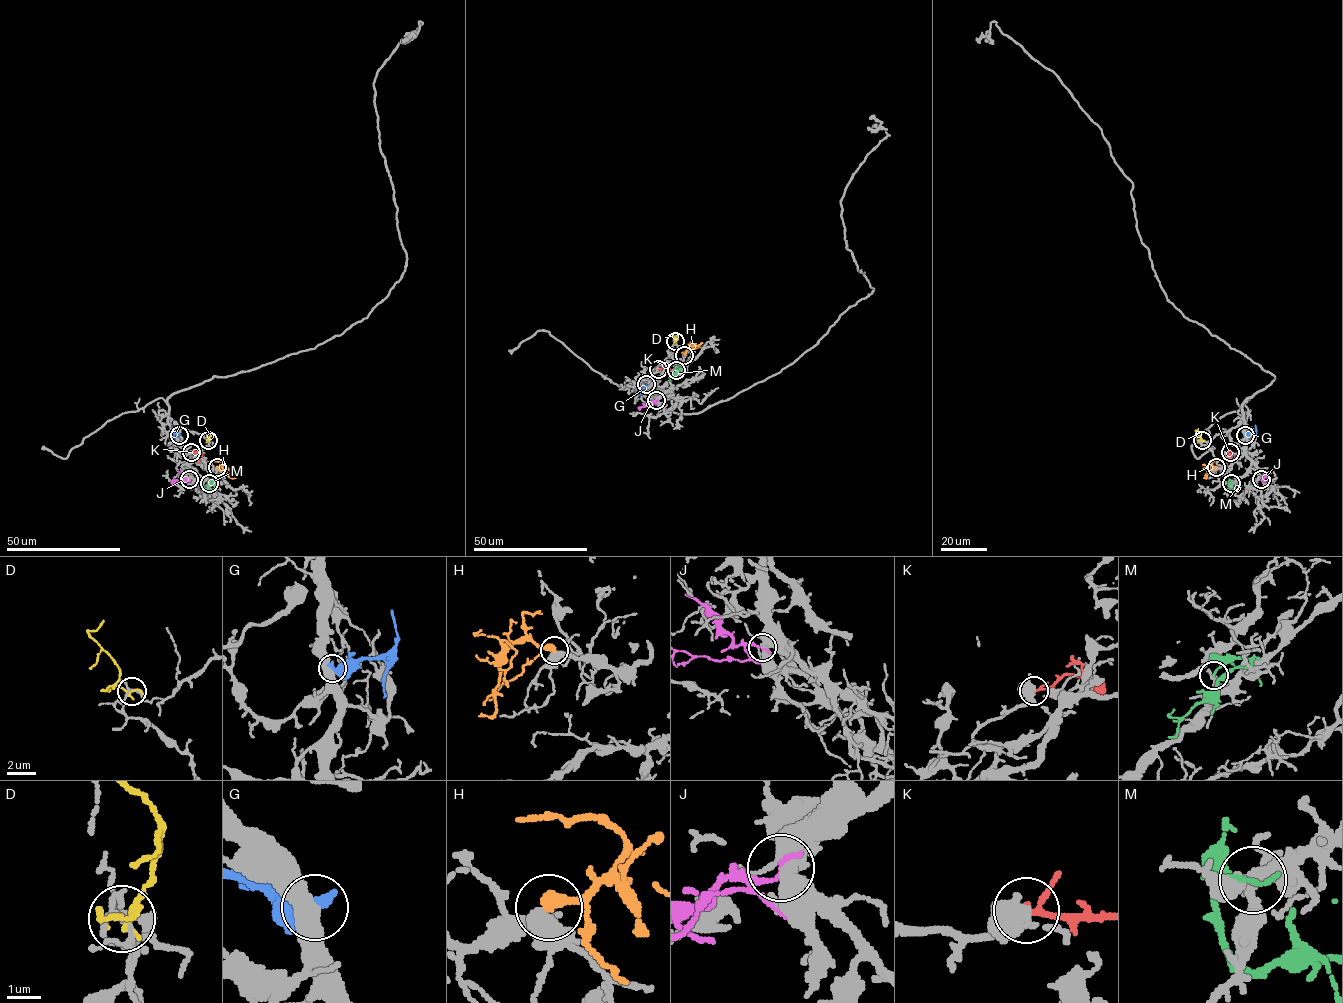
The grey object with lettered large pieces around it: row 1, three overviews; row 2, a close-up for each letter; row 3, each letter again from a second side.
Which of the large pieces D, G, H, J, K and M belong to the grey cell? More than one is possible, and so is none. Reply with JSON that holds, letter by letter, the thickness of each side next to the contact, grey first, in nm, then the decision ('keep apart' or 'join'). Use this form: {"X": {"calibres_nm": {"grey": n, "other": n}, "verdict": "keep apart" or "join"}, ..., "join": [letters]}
{"D": {"calibres_nm": {"grey": 130, "other": 200}, "verdict": "keep apart"}, "G": {"calibres_nm": {"grey": 500, "other": 480}, "verdict": "keep apart"}, "H": {"calibres_nm": {"grey": 440, "other": 400}, "verdict": "join"}, "J": {"calibres_nm": {"grey": 360, "other": 180}, "verdict": "keep apart"}, "K": {"calibres_nm": {"grey": 420, "other": 150}, "verdict": "keep apart"}, "M": {"calibres_nm": {"grey": 120, "other": 150}, "verdict": "keep apart"}, "join": ["H"]}

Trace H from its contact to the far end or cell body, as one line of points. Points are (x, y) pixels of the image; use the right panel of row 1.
H: (1216, 467), (1210, 466), (1204, 477)

